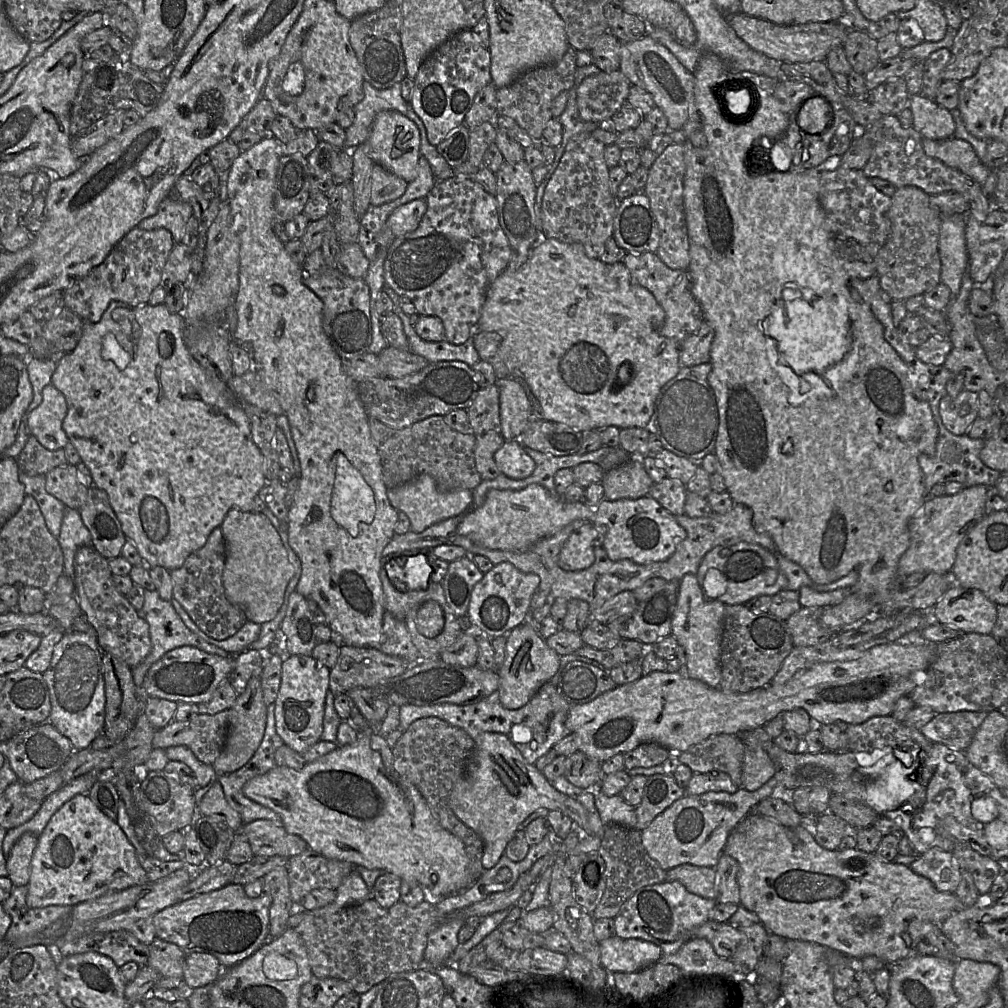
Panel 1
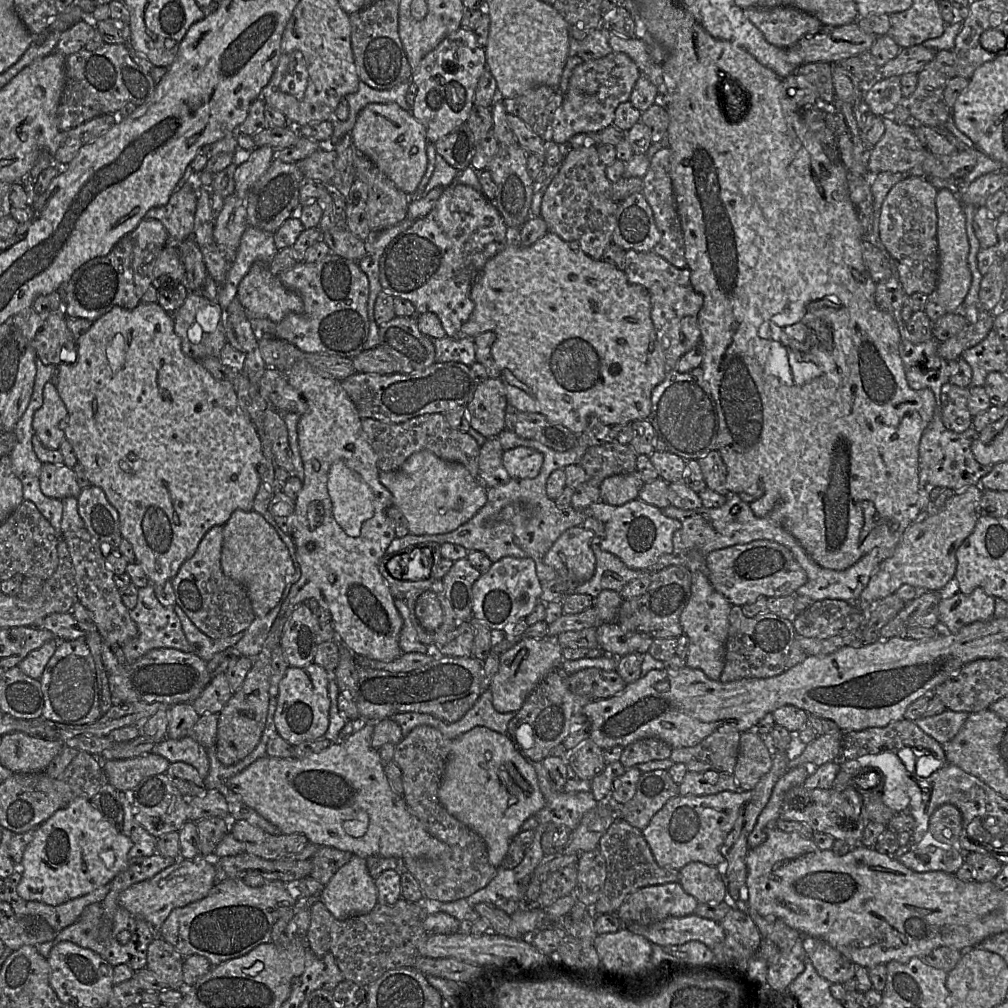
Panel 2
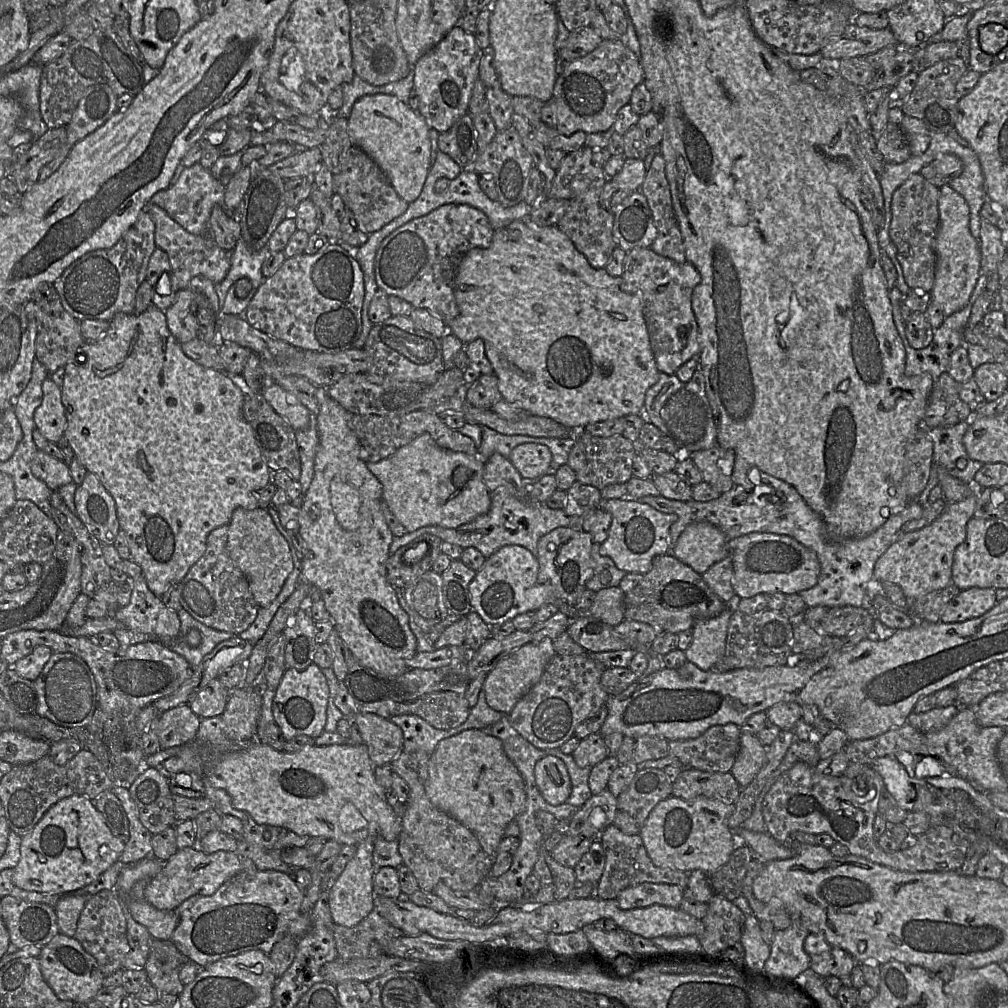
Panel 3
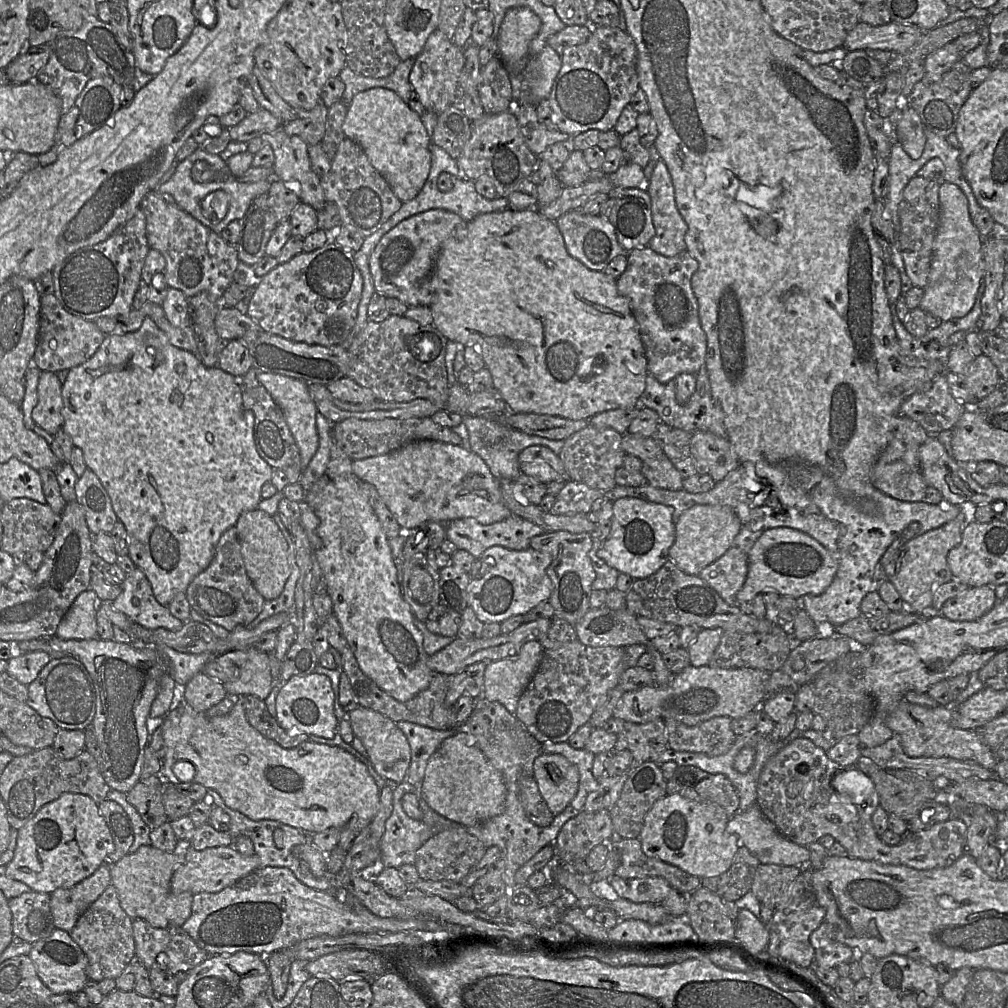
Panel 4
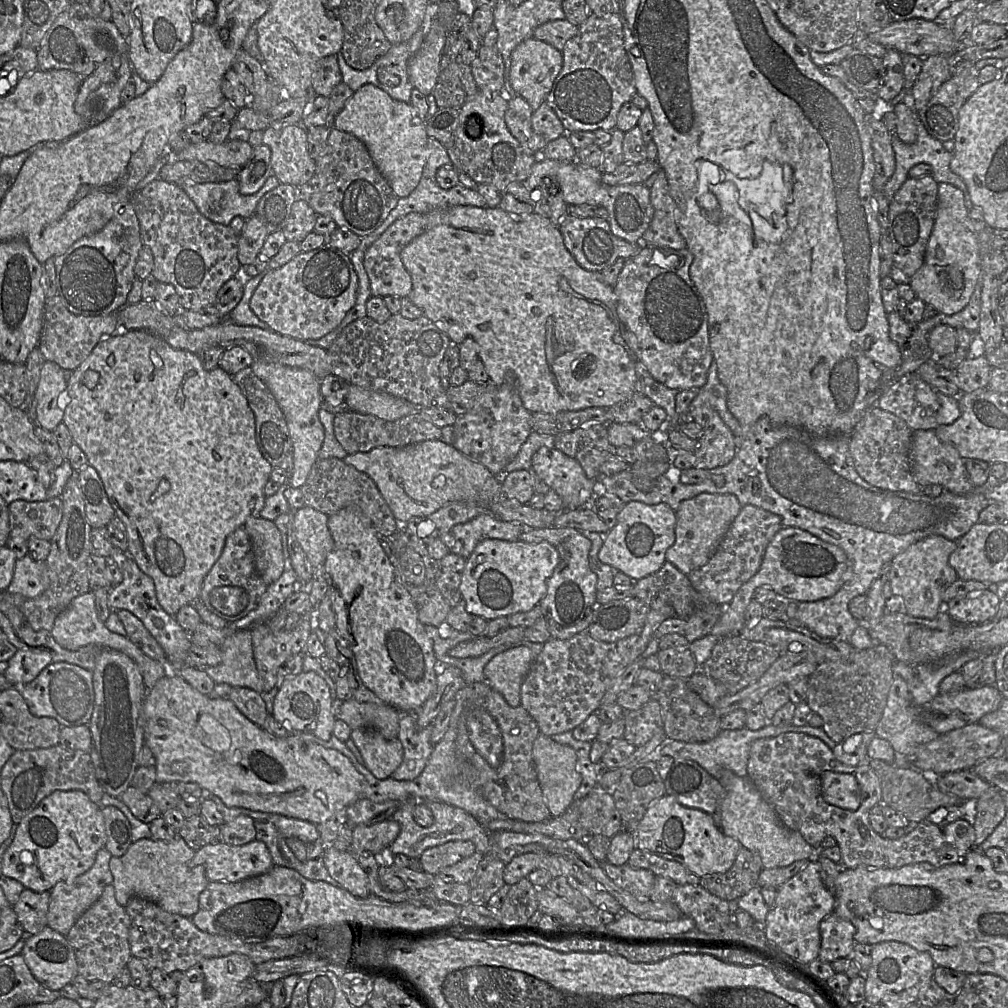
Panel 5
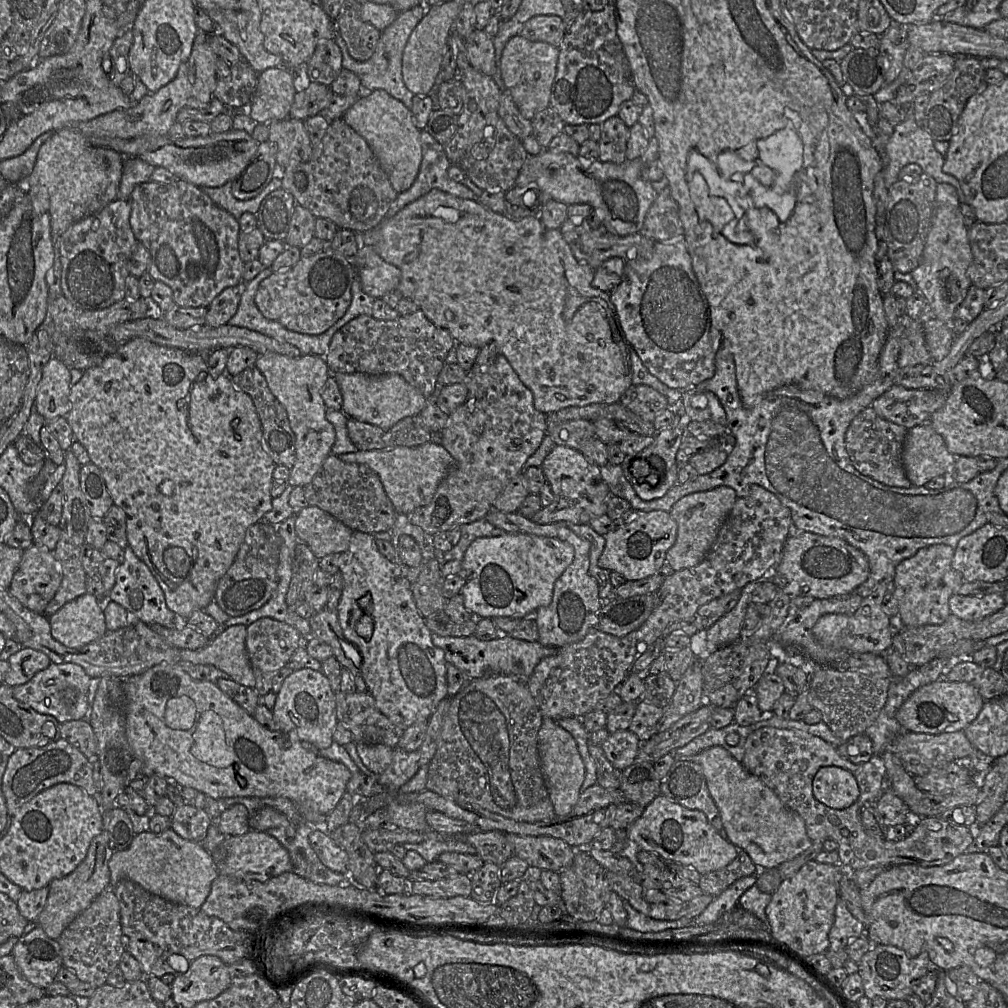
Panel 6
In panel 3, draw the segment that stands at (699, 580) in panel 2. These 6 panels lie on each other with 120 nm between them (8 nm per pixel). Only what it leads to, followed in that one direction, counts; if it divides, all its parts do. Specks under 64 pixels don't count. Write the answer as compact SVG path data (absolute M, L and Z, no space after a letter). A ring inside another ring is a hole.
M727 605L725 610L715 617L695 621L691 629L692 642L684 651L688 662L707 671L722 657L732 606Z

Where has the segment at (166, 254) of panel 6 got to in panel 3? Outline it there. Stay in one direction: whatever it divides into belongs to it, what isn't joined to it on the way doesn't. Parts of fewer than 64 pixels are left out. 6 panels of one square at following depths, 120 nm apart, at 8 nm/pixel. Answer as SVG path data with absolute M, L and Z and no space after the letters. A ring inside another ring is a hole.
M149 204L144 210L149 213L155 223L156 247L168 254L171 265L171 285L175 291L188 288L190 280L198 275L205 276L215 284L224 280L231 266L229 251L219 247L211 237L189 233L165 210L155 204Z

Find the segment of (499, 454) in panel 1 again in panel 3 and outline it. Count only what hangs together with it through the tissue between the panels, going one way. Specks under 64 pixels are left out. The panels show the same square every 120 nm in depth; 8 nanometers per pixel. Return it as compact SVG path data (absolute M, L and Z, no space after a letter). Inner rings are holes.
M524 443L511 451L509 461L525 481L535 481L550 472L552 454L545 445Z

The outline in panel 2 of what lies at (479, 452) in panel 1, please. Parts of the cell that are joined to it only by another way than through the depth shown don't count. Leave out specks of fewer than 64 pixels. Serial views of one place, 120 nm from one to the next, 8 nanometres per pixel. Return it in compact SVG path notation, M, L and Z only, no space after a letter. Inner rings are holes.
M497 437L487 438L480 446L479 479L487 487L495 487L511 479L502 462L503 449Z

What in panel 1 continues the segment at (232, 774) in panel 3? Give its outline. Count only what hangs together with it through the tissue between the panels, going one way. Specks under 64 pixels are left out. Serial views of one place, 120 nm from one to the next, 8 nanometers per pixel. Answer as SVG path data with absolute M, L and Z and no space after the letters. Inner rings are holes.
M377 698L375 702L375 715L373 716L373 722L368 722L365 727L359 729L358 739L355 743L346 746L339 746L334 751L318 758L317 760L306 763L301 769L276 765L267 773L256 776L247 781L243 786L243 793L249 799L264 805L279 814L283 826L288 833L303 838L307 842L309 849L326 858L350 862L355 866L363 866L368 869L379 869L385 873L391 873L398 876L402 881L415 881L427 890L427 894L430 898L444 898L452 894L457 894L459 891L463 891L472 885L471 865L464 843L461 839L440 825L426 800L413 784L402 779L397 773L390 774L386 770L380 752L373 750L371 747L371 737L374 732L379 733L379 726L385 719L390 706L391 705L384 698Z

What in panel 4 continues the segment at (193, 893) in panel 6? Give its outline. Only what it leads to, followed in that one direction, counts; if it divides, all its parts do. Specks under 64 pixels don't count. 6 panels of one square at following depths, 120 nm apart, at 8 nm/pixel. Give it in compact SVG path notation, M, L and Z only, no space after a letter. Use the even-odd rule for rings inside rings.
M179 840L173 853L152 845L143 845L111 865L111 884L117 890L122 909L134 919L142 919L156 928L182 927L192 912L193 894L171 893L170 882L174 871L185 862L189 840Z

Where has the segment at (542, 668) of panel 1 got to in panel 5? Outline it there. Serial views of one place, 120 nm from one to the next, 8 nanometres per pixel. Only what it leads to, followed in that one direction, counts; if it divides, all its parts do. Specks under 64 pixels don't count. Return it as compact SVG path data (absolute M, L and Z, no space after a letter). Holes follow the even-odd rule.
M516 645L494 656L485 666L485 682L499 692L511 707L521 704L521 685L534 655L526 645Z

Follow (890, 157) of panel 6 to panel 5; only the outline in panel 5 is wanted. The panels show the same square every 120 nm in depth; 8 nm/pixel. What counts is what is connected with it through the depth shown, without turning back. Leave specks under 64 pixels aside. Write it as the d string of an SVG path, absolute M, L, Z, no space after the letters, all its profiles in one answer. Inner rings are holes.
M914 112L914 120L915 125L917 127L917 139L913 144L905 144L903 143L896 134L892 133L892 147L895 153L895 171L891 178L884 186L884 192L888 197L889 201L891 201L898 191L898 189L904 184L904 182L909 178L909 170L917 164L925 163L929 164L932 167L932 177L934 180L939 183L949 183L956 188L960 189L964 194L965 206L968 210L974 207L970 194L968 192L967 186L965 182L954 172L952 172L950 168L950 162L953 158L953 153L948 152L943 147L943 142L931 137L927 130L925 129L923 123L917 115L917 112Z

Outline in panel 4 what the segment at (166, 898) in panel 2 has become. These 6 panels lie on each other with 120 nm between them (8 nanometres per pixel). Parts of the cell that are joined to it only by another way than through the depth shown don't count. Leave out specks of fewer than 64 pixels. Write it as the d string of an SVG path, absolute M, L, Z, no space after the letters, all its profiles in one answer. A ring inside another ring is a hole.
M190 845L186 850L184 864L180 865L172 875L171 893L190 892L193 895L201 892L217 893L259 868L260 859L256 854L245 856L232 846L210 847L198 851Z

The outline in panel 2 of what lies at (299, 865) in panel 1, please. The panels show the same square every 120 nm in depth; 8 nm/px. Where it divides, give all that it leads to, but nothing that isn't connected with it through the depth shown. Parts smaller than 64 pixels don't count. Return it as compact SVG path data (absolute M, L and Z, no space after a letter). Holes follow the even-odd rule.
M319 847L311 858L313 869L309 876L325 886L336 872L350 861L352 856L351 852L334 847Z

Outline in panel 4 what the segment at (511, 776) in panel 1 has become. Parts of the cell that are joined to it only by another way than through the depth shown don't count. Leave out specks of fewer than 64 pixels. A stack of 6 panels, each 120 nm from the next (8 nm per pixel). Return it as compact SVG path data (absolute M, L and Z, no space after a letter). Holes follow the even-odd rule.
M456 732L453 736L445 739L430 757L421 793L435 812L462 827L471 827L504 812L507 789L502 774L488 761L483 752L473 743L471 737L465 732Z

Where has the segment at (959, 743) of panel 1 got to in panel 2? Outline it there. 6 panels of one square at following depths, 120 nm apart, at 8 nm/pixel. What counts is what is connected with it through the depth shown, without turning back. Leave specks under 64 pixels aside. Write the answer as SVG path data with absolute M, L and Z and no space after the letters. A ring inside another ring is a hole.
M947 709L934 716L920 717L914 722L927 735L944 745L958 734L968 716L967 712L955 712Z

